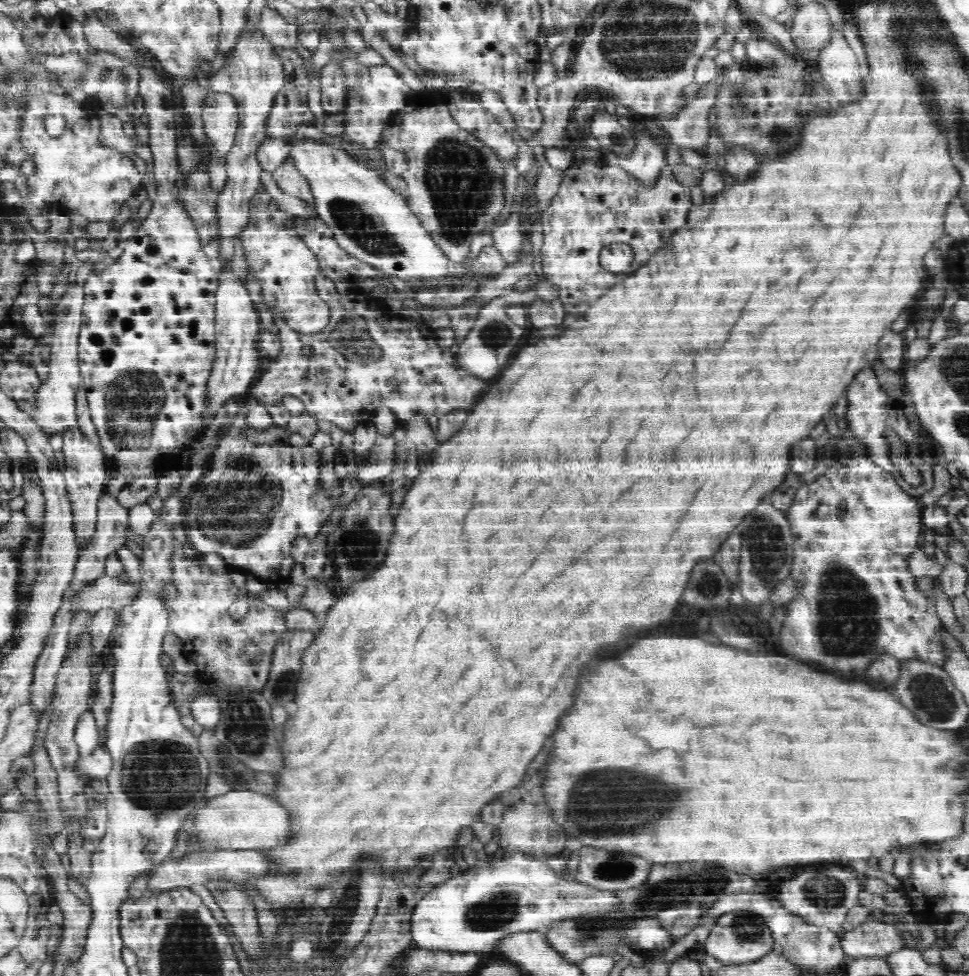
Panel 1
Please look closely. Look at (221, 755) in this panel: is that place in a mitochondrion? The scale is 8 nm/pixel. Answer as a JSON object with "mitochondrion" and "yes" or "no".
{"mitochondrion":"yes"}

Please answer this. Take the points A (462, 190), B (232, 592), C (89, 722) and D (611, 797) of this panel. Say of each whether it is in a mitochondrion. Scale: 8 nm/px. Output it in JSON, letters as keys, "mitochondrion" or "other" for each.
{"A":"mitochondrion","B":"other","C":"other","D":"mitochondrion"}

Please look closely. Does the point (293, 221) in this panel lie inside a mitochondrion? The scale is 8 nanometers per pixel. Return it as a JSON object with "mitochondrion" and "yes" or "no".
{"mitochondrion":"no"}

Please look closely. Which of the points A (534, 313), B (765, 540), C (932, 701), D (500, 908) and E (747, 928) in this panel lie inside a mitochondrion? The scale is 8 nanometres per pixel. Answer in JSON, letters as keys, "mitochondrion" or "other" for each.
{"A":"other","B":"mitochondrion","C":"mitochondrion","D":"mitochondrion","E":"mitochondrion"}

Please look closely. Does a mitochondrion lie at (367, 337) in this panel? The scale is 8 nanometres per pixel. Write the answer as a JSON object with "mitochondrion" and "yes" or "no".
{"mitochondrion":"yes"}

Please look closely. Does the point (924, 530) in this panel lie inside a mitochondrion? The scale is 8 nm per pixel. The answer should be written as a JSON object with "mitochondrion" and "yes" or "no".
{"mitochondrion":"no"}

